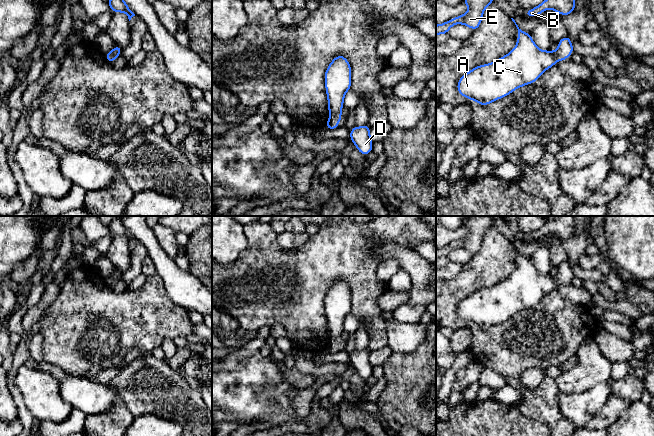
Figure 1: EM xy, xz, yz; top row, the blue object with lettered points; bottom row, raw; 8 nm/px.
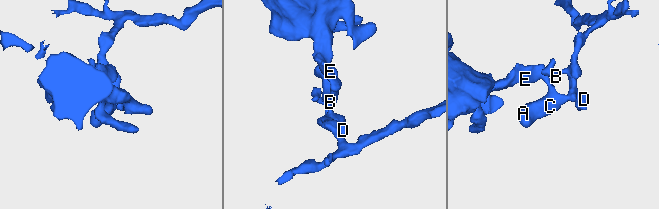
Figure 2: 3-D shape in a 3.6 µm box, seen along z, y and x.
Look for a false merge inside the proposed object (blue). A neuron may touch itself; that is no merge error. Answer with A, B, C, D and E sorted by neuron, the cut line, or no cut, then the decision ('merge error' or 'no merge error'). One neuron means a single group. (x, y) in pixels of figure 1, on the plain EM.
groups A C E / B D; cut xz (339, 336), (331, 339); merge error

